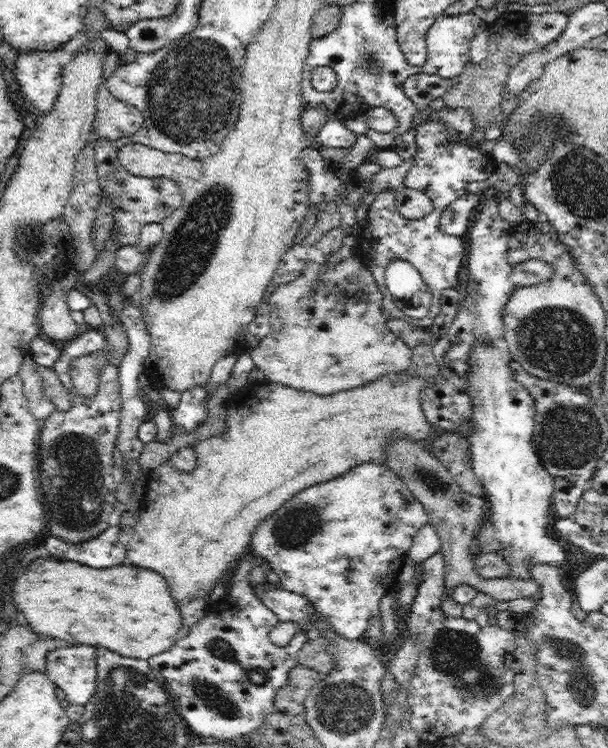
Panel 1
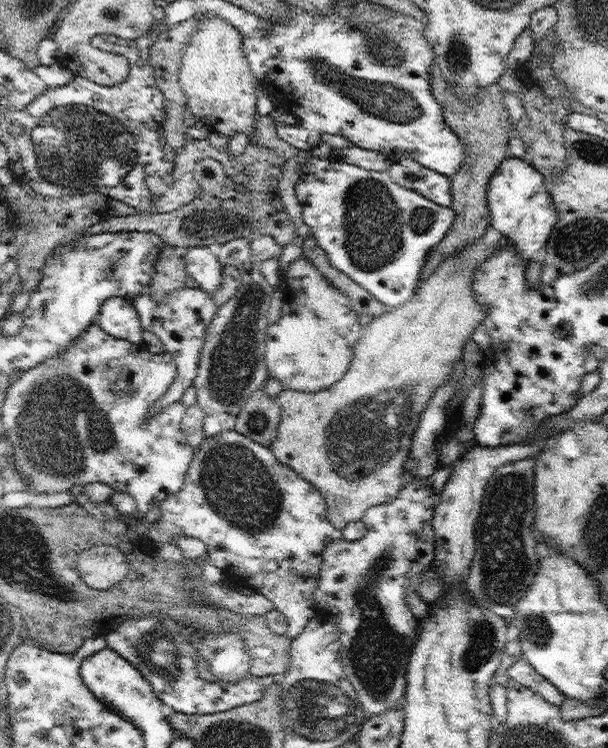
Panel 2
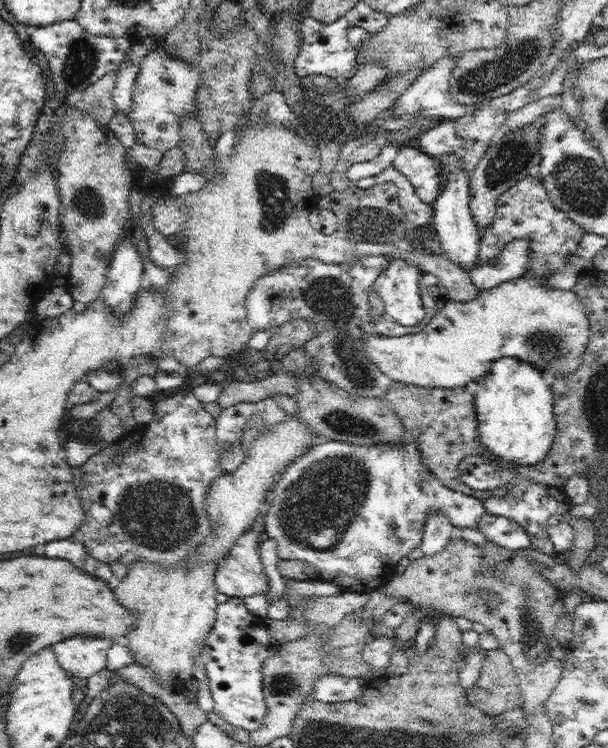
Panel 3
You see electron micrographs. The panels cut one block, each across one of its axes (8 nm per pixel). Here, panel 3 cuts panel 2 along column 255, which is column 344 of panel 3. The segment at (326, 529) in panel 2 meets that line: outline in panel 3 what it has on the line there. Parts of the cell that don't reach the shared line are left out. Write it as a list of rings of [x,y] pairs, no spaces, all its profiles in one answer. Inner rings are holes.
[[[407,434],[407,436],[404,438],[406,441],[402,441],[401,443],[388,443],[388,444],[373,444],[373,445],[360,445],[360,444],[354,444],[350,443],[348,441],[337,441],[337,440],[331,440],[331,441],[325,441],[322,444],[319,445],[312,445],[311,447],[308,447],[300,456],[297,456],[278,476],[278,480],[276,480],[272,490],[271,490],[271,497],[269,498],[269,504],[265,506],[264,510],[266,511],[265,516],[265,532],[268,534],[268,536],[272,539],[275,539],[278,543],[278,556],[279,558],[286,559],[286,560],[303,560],[304,562],[308,562],[308,564],[311,564],[314,568],[316,568],[319,572],[318,578],[312,578],[313,579],[320,579],[324,582],[329,582],[332,585],[336,585],[338,589],[344,589],[345,591],[354,591],[359,593],[372,593],[375,592],[378,589],[381,589],[389,580],[396,574],[396,566],[398,562],[400,562],[401,558],[404,558],[404,556],[408,556],[409,552],[412,549],[420,548],[420,544],[422,544],[422,531],[423,526],[425,523],[425,518],[430,513],[435,513],[436,511],[440,511],[440,513],[444,513],[448,515],[448,519],[452,521],[452,524],[455,527],[462,527],[462,528],[477,528],[478,519],[482,514],[485,513],[485,506],[483,505],[483,500],[476,498],[475,496],[470,496],[461,492],[456,492],[455,490],[452,490],[451,488],[448,488],[442,484],[442,481],[436,477],[426,465],[424,465],[424,461],[422,461],[422,455],[420,455],[420,451],[418,450],[418,445],[416,445],[416,441],[414,441],[414,438],[411,438],[410,434]]]

